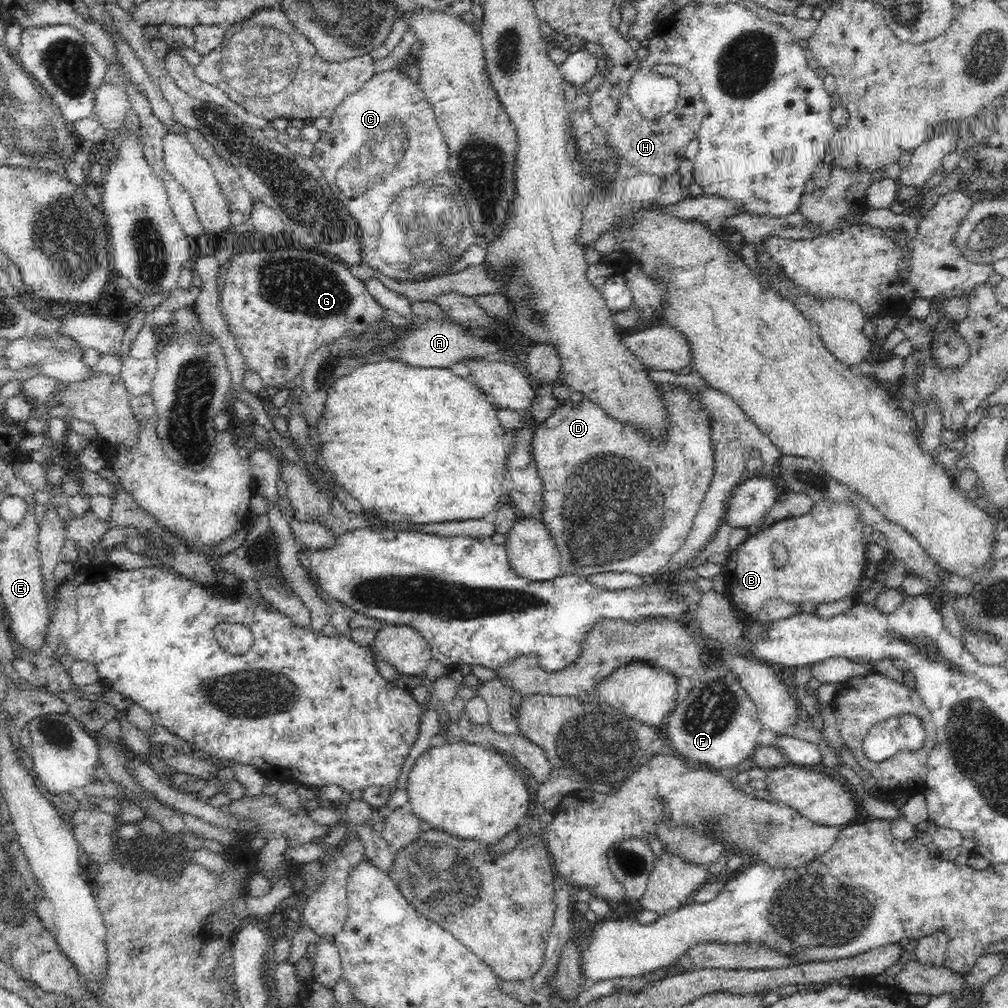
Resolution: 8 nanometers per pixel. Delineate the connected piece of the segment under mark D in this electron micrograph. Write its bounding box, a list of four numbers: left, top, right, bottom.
[530,383,714,578]

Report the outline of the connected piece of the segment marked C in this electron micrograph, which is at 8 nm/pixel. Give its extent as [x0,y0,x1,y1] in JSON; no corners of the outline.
[311,65,476,281]

